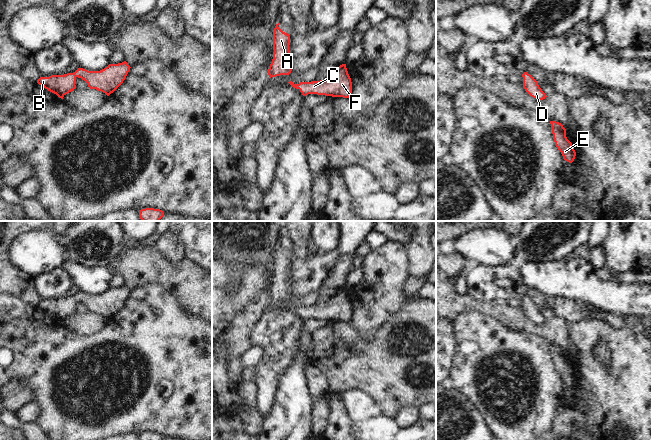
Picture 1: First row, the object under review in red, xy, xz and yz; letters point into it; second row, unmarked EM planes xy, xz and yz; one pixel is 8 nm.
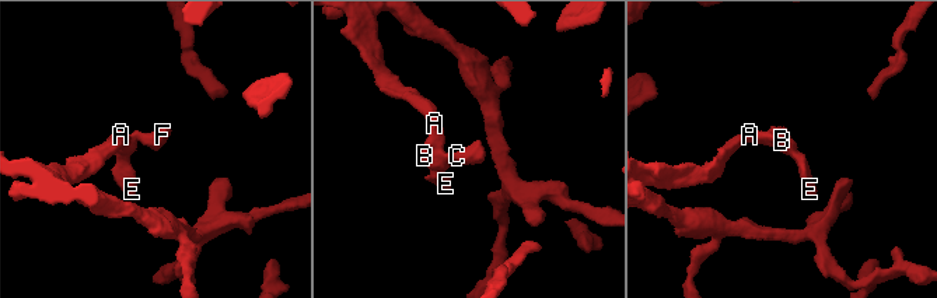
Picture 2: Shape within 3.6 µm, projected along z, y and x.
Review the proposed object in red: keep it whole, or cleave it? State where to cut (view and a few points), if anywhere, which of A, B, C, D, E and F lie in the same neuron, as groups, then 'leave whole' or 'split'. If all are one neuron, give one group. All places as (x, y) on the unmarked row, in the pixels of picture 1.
no cut; A B C D E F; leave whole

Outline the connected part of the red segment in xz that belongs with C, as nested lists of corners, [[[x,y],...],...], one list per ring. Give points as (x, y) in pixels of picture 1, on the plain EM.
[[[346,288],[340,289],[324,304],[300,306],[299,308],[294,308],[292,305],[288,307],[292,311],[299,313],[303,320],[317,318],[349,322],[352,317],[352,306]]]

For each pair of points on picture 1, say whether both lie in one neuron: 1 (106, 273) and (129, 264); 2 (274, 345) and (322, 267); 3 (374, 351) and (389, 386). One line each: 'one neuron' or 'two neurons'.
1: two neurons
2: one neuron
3: one neuron

